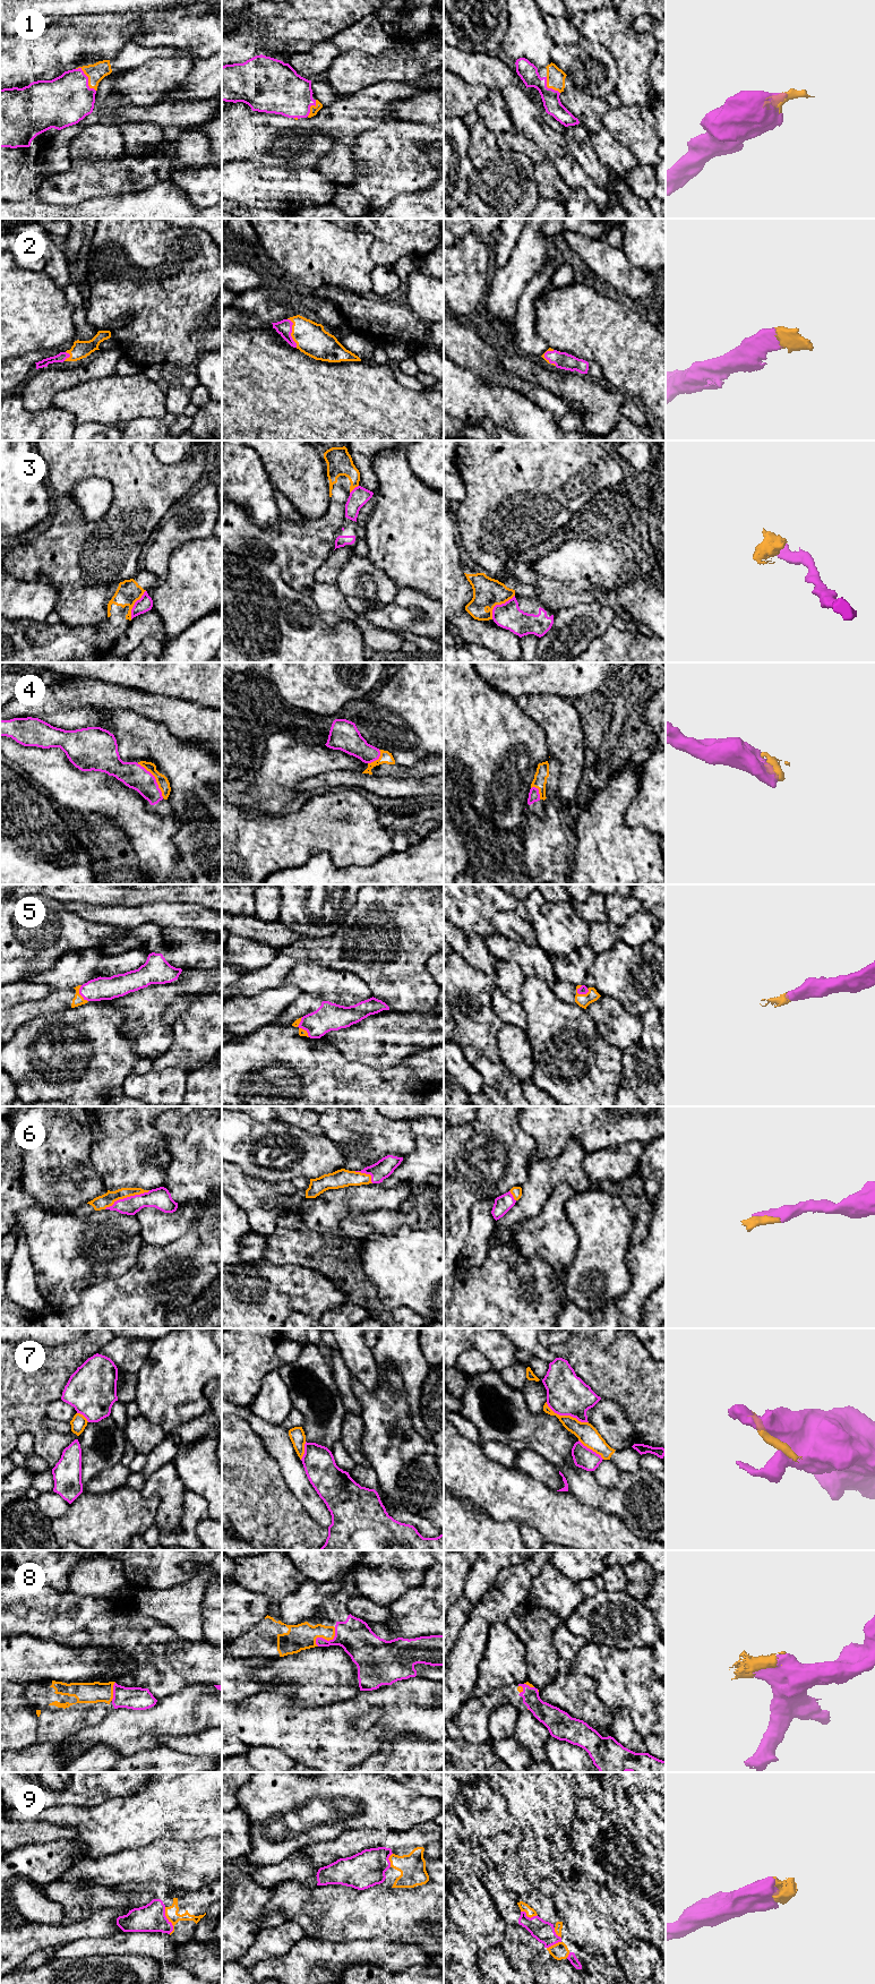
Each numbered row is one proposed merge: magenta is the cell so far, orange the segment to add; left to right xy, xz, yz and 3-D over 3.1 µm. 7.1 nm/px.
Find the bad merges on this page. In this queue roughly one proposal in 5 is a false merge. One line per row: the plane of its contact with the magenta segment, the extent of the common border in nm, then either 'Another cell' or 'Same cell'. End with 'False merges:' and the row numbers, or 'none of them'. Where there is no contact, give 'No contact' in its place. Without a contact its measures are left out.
1: Touches magenta in xy. Shared border 220 nm. Same cell
2: Touches magenta in xz. Shared border 220 nm. Same cell
3: Touches magenta in yz. Shared border 240 nm. Another cell
4: Touches magenta in xy. Shared border 320 nm. Same cell
5: Touches magenta in yz. Shared border 100 nm. Same cell
6: Touches magenta in xy. Shared border 360 nm. Same cell
7: Touches magenta in yz. Shared border 340 nm. Another cell
8: Touches magenta in xz. Shared border 190 nm. Same cell
9: Touches magenta in xy. Shared border 200 nm. Same cell
False merges: 3, 7

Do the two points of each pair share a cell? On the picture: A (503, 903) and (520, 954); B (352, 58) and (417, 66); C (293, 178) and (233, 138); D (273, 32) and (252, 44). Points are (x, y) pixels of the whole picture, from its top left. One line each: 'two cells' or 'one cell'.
A: two cells
B: one cell
C: two cells
D: two cells

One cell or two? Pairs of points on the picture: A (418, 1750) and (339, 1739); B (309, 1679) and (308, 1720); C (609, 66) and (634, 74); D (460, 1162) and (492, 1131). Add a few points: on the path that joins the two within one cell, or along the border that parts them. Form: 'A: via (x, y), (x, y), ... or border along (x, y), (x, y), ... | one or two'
A: border along (408, 1735), (389, 1736), (374, 1753), (363, 1760) | two
B: border along (293, 1684), (293, 1698), (300, 1705), (334, 1703) | two
C: border along (602, 45), (617, 66), (614, 91) | two
D: via (468, 1154), (485, 1139) | one

